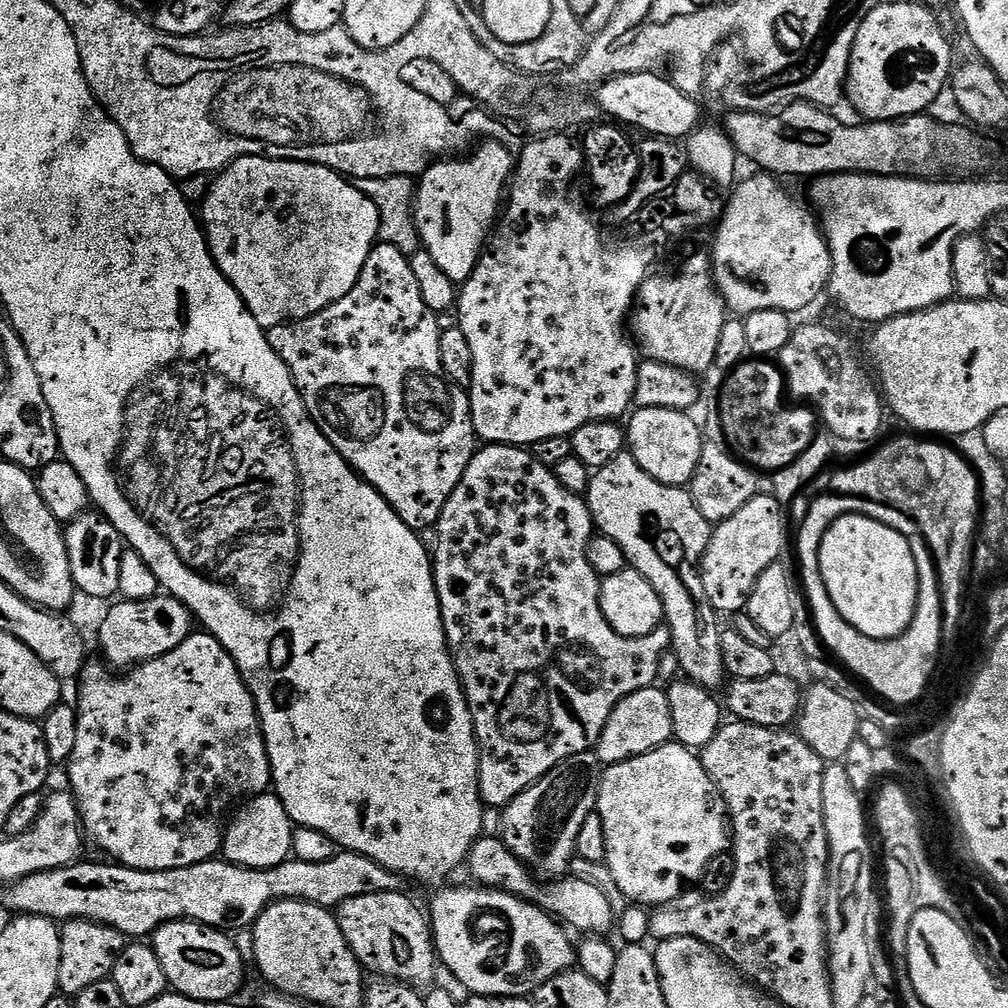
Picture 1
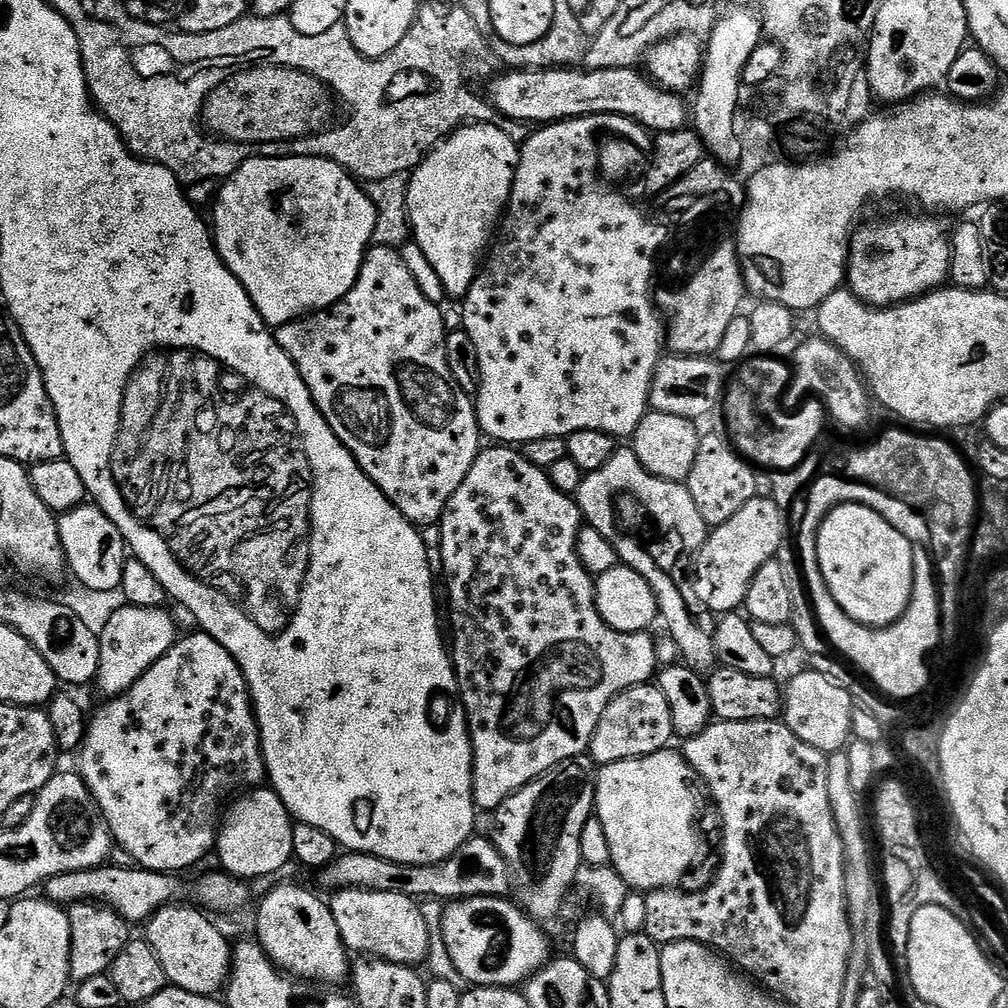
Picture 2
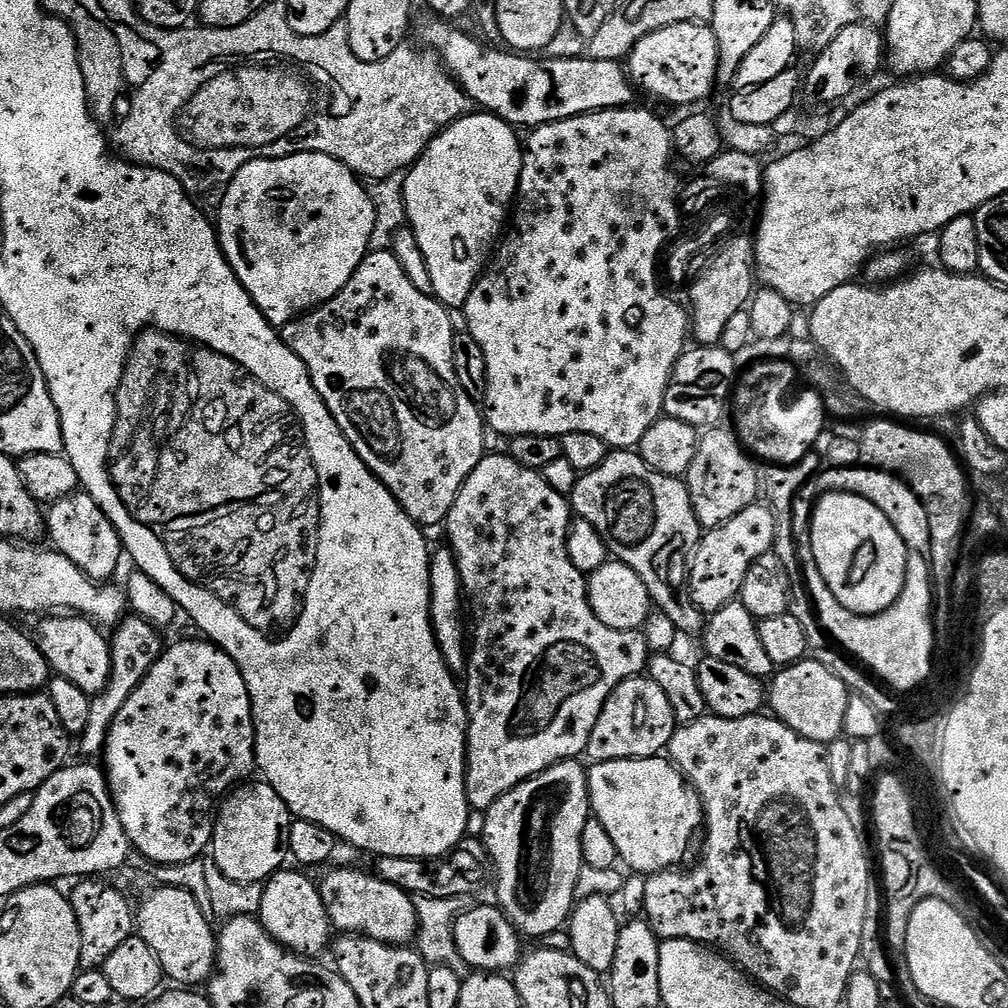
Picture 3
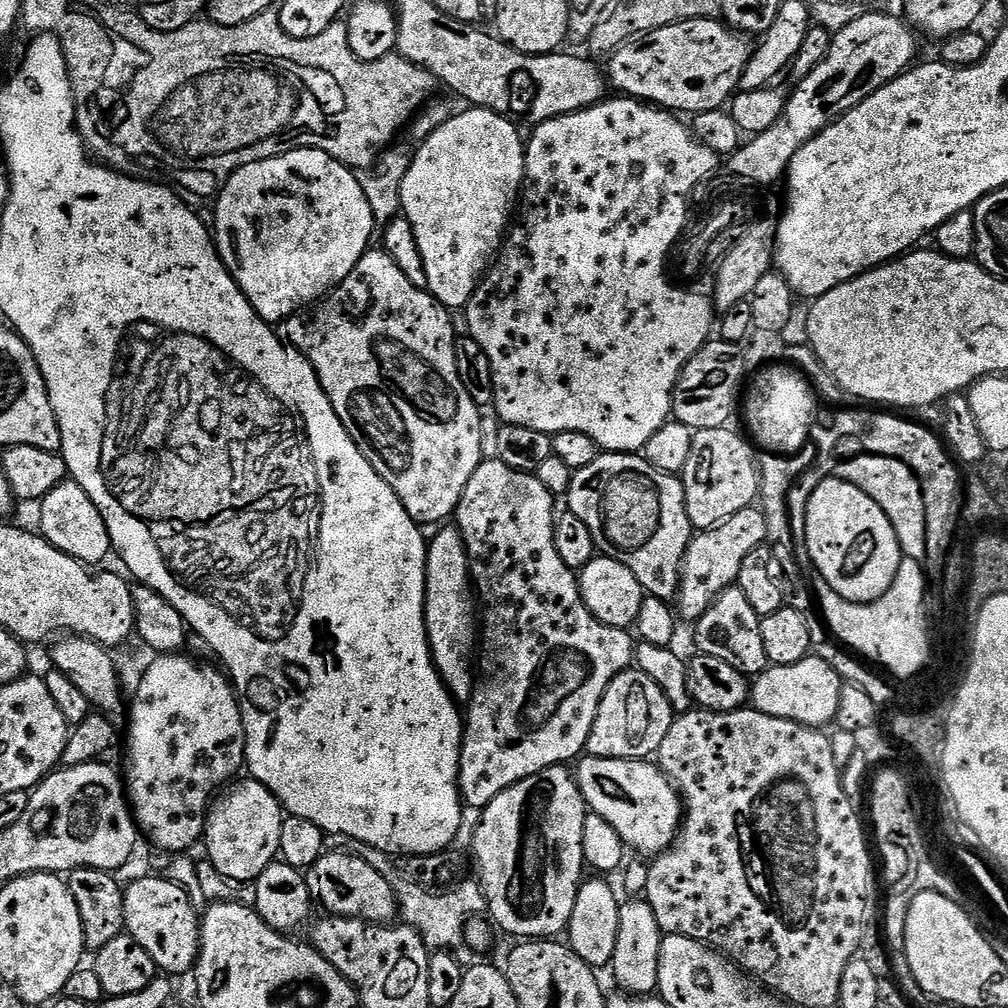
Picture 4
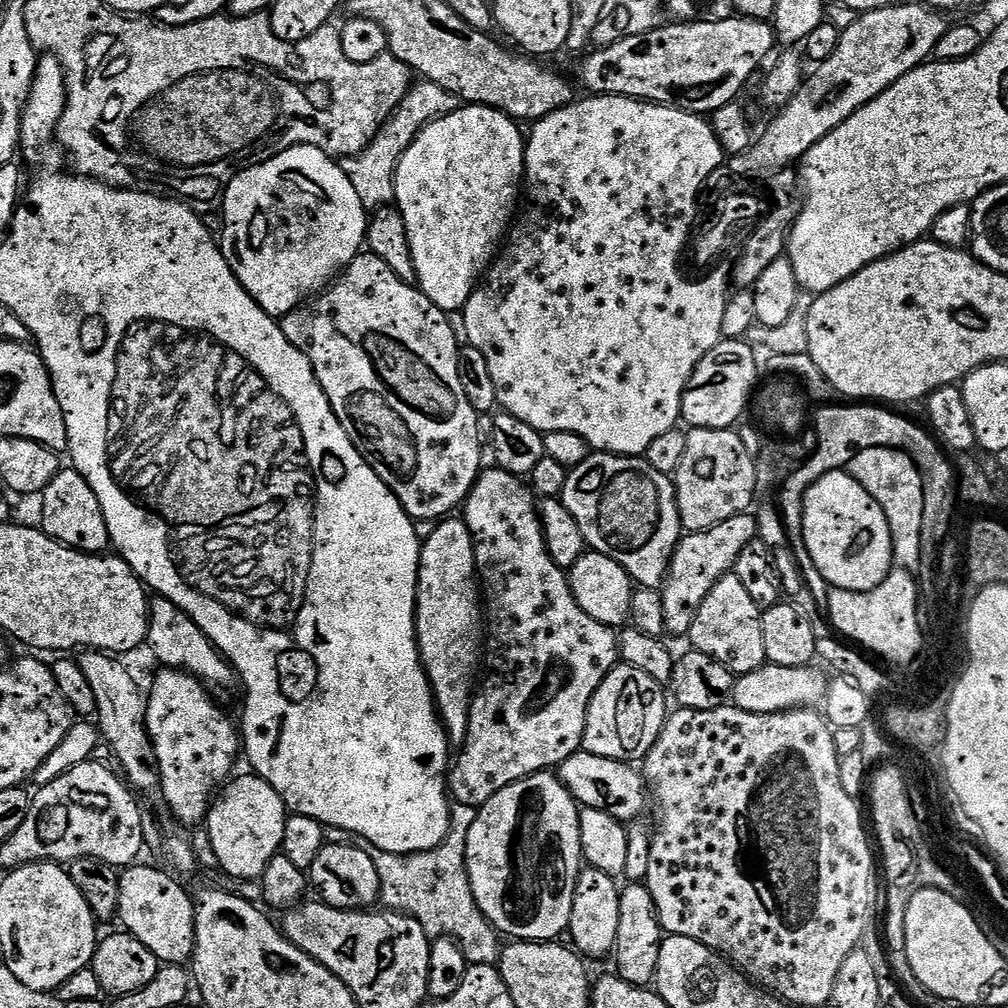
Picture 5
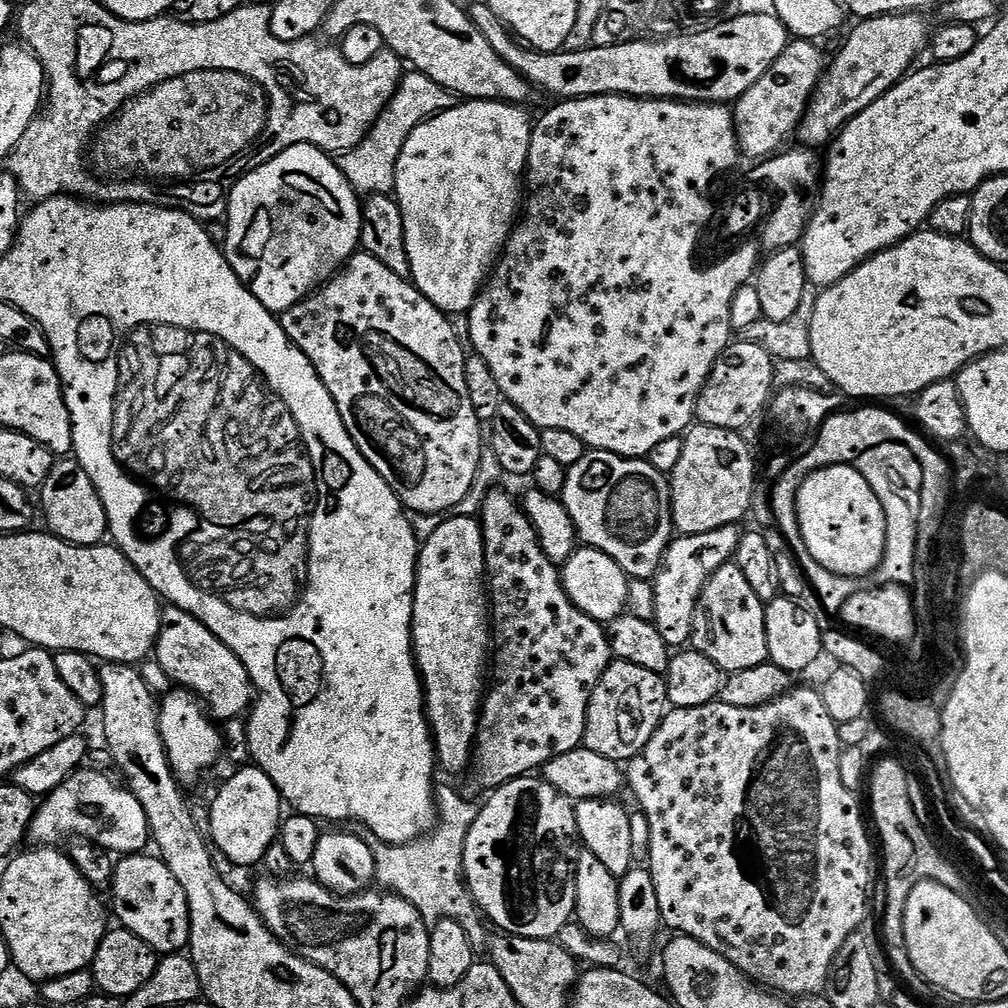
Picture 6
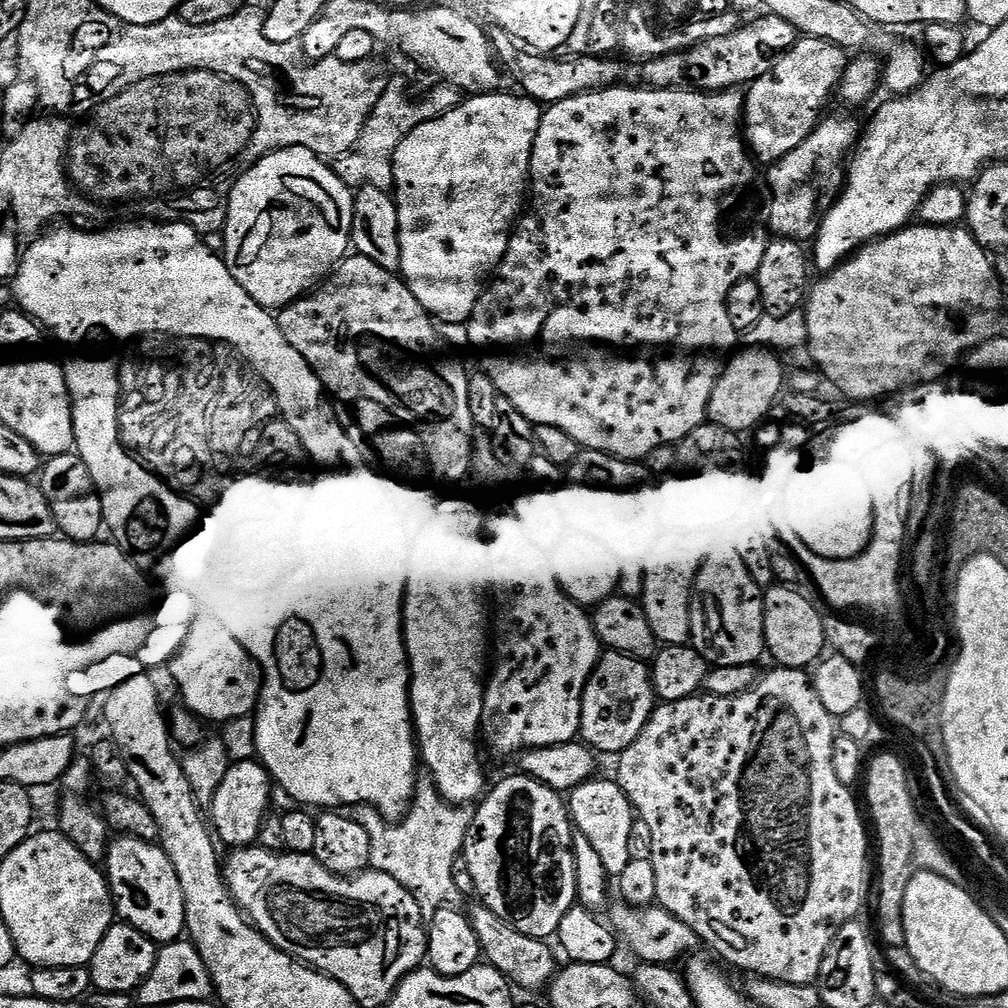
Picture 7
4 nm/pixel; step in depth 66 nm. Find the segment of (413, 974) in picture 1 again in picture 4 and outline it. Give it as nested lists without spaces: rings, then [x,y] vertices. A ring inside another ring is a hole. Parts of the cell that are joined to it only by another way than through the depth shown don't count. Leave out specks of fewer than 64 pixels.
[[[325,851],[314,866],[307,869],[308,895],[325,908],[325,913],[346,920],[363,920],[365,924],[387,925],[398,916],[394,884],[388,876],[378,874],[370,862],[354,858],[350,854]]]

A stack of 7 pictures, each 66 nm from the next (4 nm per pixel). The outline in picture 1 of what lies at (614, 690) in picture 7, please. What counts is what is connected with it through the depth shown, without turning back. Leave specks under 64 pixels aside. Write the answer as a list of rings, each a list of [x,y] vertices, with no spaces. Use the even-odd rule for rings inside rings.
[[[663,687],[643,688],[618,702],[602,730],[595,746],[596,757],[601,765],[621,764],[630,758],[638,758],[647,752],[653,752],[658,746],[673,739],[672,719],[668,693]]]

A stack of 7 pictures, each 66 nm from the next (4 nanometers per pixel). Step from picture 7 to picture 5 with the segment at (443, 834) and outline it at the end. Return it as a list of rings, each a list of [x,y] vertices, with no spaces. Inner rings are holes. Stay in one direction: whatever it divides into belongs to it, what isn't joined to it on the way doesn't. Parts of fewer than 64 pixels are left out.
[[[453,803],[448,837],[429,852],[399,856],[378,850],[378,846],[373,844],[364,844],[363,847],[366,854],[370,854],[370,862],[374,862],[374,870],[378,870],[380,900],[385,909],[414,917],[430,938],[449,936],[456,941],[469,965],[495,965],[502,951],[502,936],[482,914],[472,893],[468,867],[464,861],[466,838],[470,826],[474,826],[476,813],[475,808]]]

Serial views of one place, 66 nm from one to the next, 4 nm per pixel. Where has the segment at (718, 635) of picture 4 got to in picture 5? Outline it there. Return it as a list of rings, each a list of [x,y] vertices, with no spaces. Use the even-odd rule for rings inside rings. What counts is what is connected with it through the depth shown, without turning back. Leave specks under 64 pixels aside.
[[[735,574],[724,576],[706,594],[706,602],[696,612],[690,633],[691,647],[697,652],[706,654],[722,666],[726,666],[733,674],[756,671],[766,661],[766,646],[762,642],[762,609],[750,598],[750,593],[738,582]]]

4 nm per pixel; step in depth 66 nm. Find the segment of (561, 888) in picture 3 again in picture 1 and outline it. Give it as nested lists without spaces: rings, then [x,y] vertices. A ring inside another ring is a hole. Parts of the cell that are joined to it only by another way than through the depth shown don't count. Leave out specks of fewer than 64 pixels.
[[[589,750],[582,754],[574,754],[566,758],[560,764],[554,766],[542,777],[537,784],[532,784],[523,792],[511,800],[508,807],[503,809],[504,832],[502,839],[505,846],[518,857],[522,863],[528,865],[533,873],[545,872],[545,877],[559,878],[569,871],[570,865],[576,856],[576,843],[578,842],[578,830],[582,830],[582,822],[591,812],[597,811],[600,799],[600,777],[602,765],[595,751]]]

